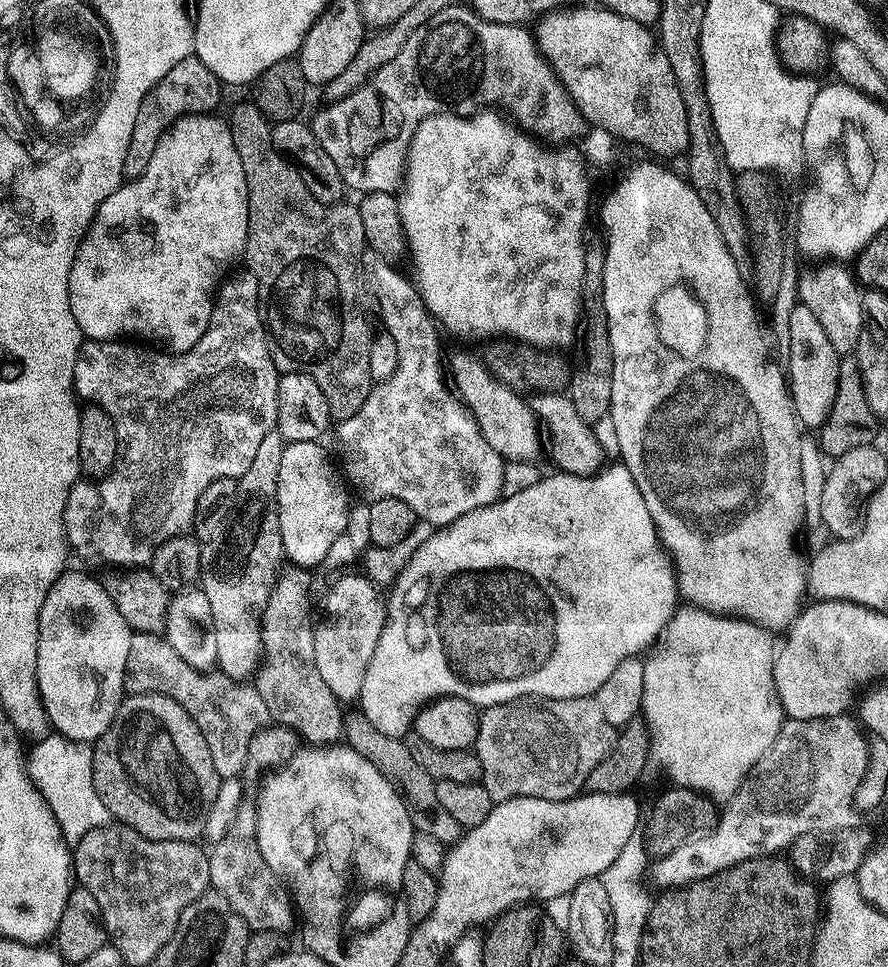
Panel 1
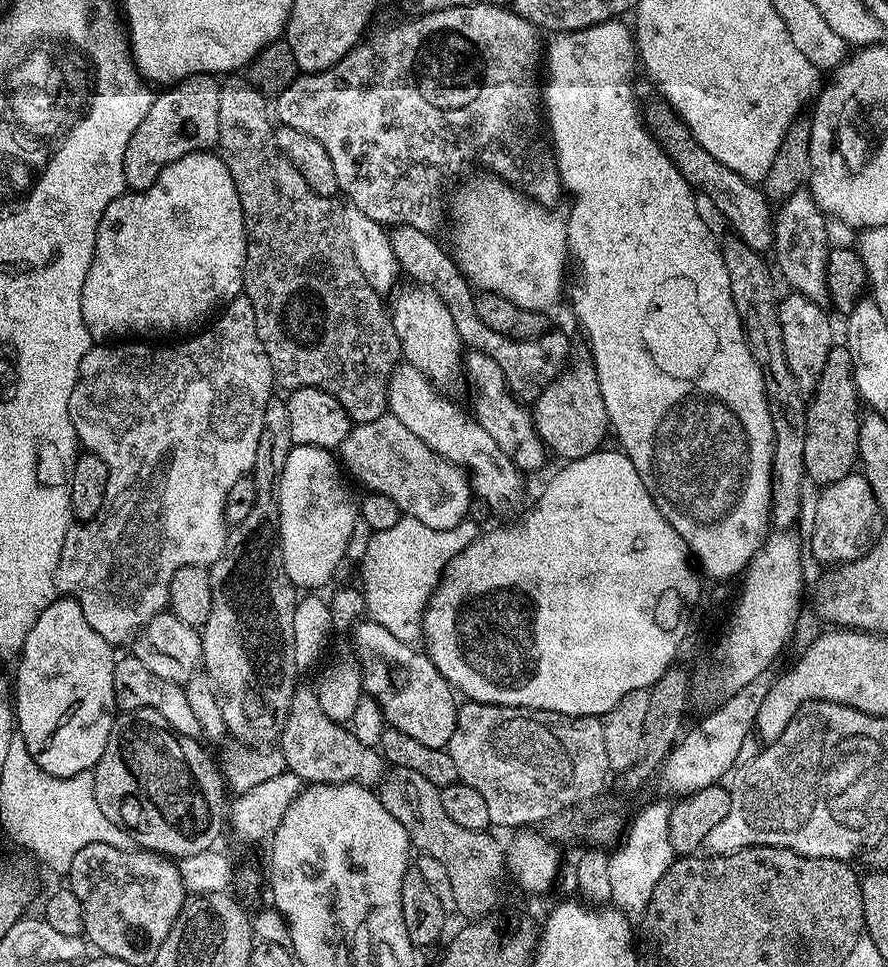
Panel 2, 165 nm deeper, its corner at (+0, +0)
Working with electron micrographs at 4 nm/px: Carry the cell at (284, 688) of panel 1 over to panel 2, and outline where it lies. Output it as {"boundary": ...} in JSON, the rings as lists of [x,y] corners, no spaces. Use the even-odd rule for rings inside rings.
{"boundary":[[[297,687],[290,706],[288,723],[278,741],[278,751],[284,755],[287,771],[293,772],[300,781],[308,784],[376,786],[386,776],[386,761],[379,751],[358,742],[358,738],[345,725],[326,718],[311,687]]]}

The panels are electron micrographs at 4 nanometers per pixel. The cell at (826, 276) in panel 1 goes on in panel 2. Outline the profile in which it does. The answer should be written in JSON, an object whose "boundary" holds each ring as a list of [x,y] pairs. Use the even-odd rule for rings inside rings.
{"boundary":[[[799,190],[784,199],[784,201],[775,209],[774,212],[774,253],[776,252],[776,264],[775,267],[778,269],[780,267],[780,272],[784,275],[784,280],[789,284],[791,291],[793,293],[810,298],[816,304],[821,306],[827,305],[829,303],[828,298],[828,287],[826,286],[826,274],[828,273],[828,253],[830,251],[830,243],[828,244],[828,224],[829,221],[826,219],[825,213],[820,211],[820,208],[816,205],[816,199],[812,196],[811,191]]]}

